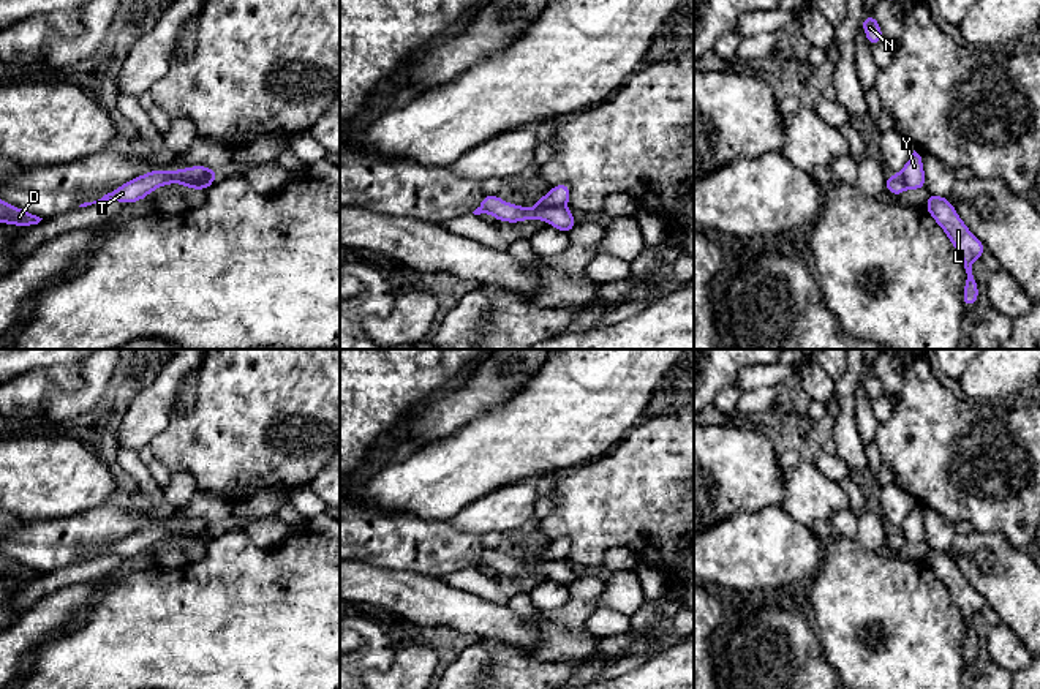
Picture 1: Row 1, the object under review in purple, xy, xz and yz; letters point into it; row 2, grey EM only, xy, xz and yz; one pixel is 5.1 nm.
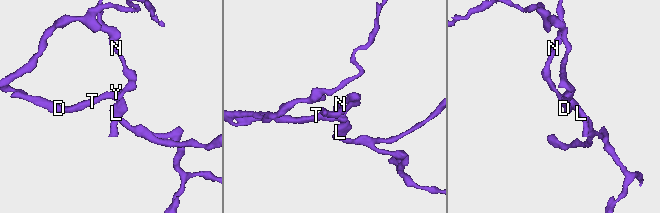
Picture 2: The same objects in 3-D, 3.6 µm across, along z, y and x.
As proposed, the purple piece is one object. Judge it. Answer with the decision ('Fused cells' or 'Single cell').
Fused cells

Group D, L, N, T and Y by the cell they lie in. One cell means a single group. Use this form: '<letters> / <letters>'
D L T Y / N

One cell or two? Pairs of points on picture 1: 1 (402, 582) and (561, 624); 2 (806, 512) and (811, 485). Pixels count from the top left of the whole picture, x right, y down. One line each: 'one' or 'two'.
1: one
2: one

